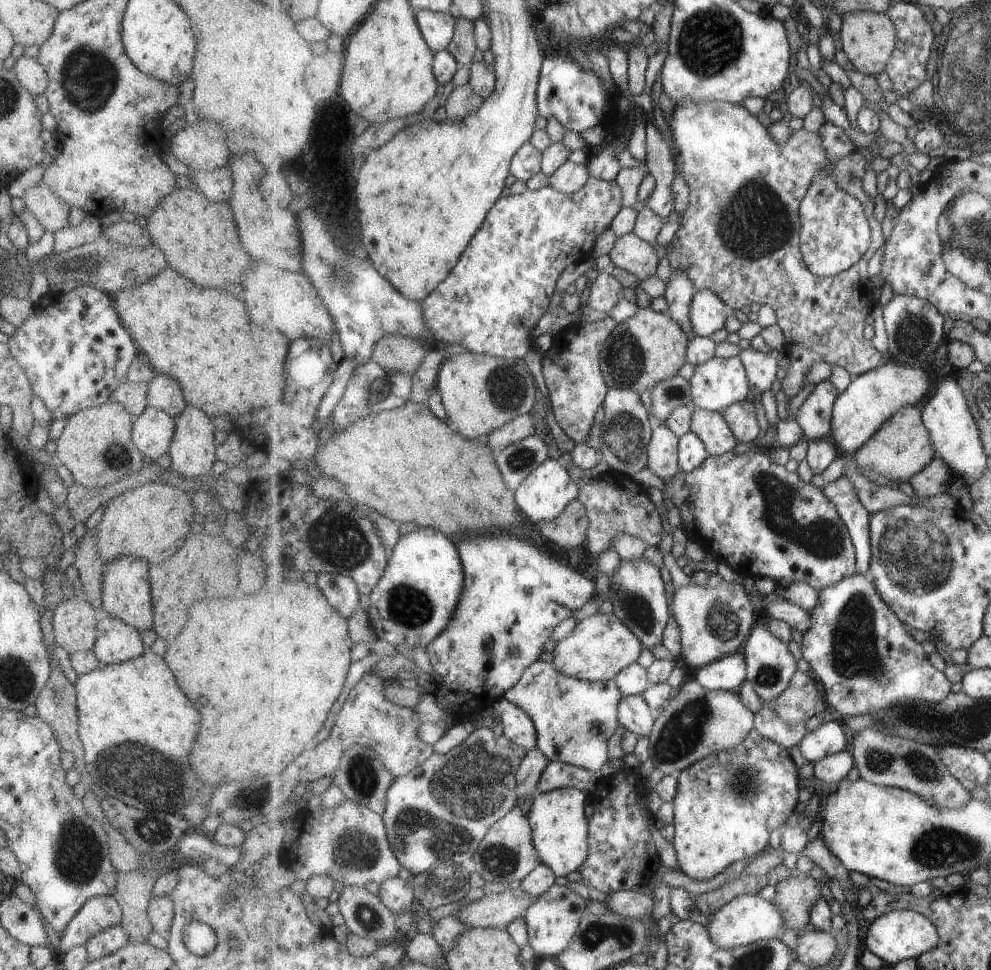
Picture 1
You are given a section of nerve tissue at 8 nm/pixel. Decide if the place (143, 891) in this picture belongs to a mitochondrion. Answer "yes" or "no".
no

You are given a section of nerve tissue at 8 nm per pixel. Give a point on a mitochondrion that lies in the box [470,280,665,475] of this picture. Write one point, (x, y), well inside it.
(626, 436)

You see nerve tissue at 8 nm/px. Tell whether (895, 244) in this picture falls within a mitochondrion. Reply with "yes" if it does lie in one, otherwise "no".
no

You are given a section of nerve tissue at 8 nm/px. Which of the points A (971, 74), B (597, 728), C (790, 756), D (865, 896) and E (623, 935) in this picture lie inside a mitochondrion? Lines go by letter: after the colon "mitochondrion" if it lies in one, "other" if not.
A: mitochondrion
B: other
C: other
D: other
E: mitochondrion

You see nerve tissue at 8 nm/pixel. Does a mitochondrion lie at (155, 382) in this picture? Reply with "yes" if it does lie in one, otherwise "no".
no

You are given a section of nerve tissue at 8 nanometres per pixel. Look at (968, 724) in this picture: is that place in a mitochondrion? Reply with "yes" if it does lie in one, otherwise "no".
yes

